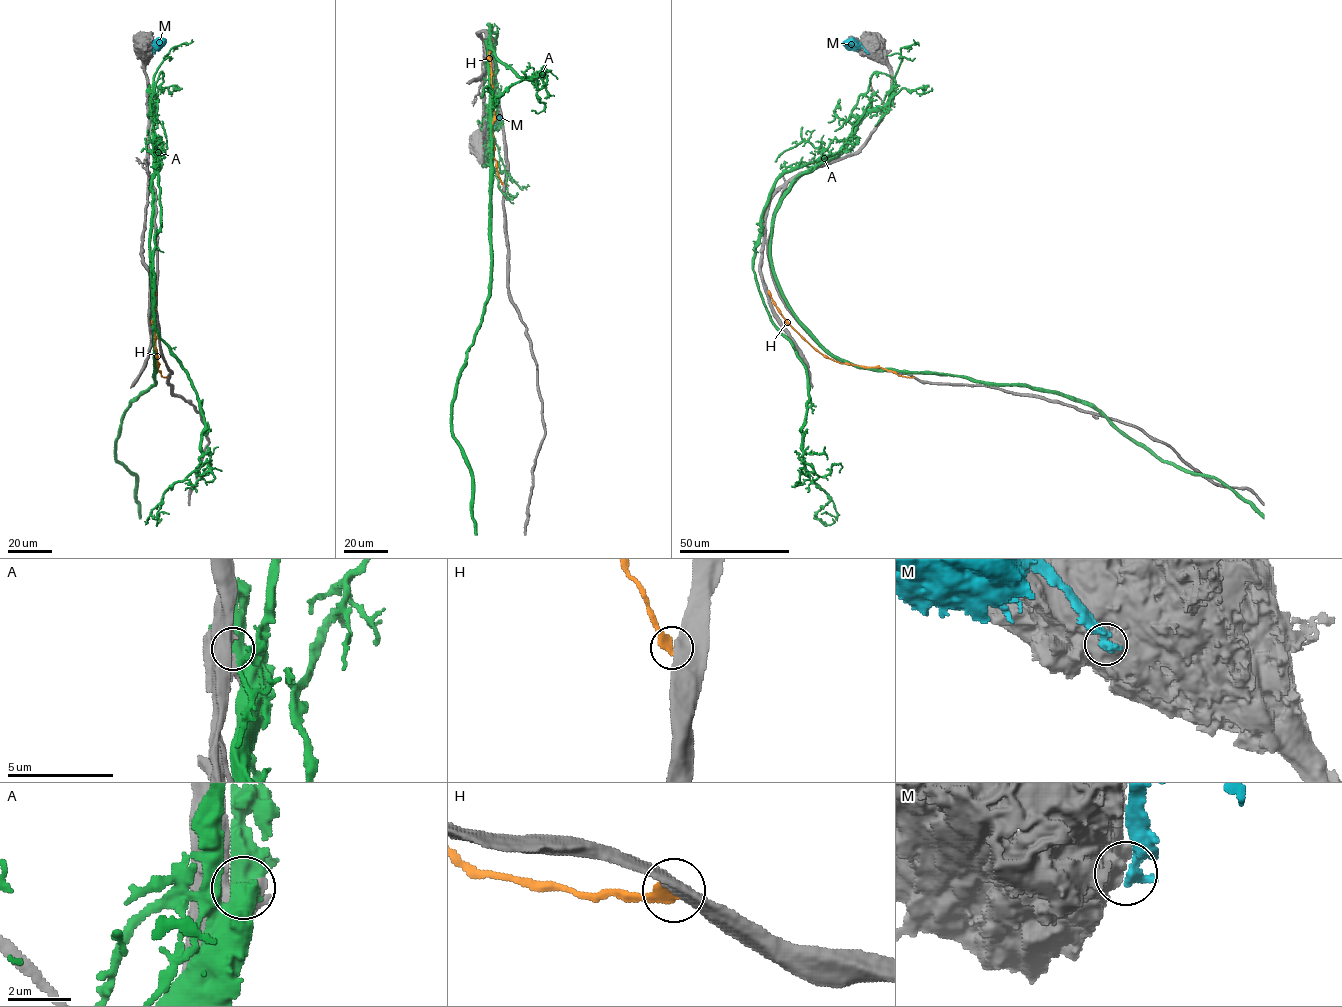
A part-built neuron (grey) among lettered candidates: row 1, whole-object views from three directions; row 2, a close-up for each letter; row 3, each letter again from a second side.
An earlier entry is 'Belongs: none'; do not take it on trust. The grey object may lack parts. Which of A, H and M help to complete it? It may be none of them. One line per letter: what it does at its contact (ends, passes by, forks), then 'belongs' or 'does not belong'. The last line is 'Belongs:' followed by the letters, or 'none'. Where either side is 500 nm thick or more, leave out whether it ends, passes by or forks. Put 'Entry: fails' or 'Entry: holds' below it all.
A: does not belong
H: does not belong
M: does not belong
Belongs: none
Entry: holds

